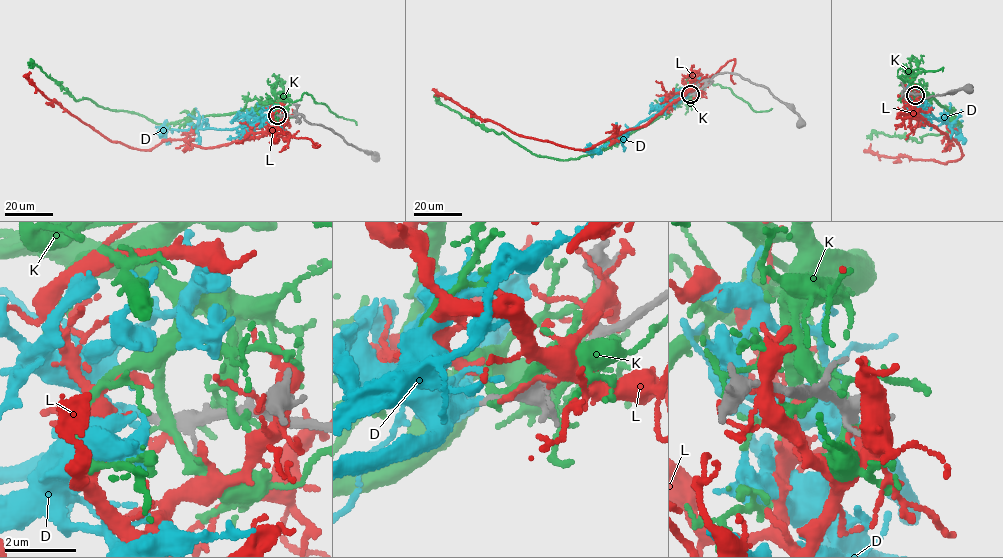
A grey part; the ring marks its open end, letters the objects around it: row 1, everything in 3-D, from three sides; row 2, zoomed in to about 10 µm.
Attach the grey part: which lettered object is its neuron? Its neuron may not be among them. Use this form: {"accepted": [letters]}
{"accepted": ["D"]}

